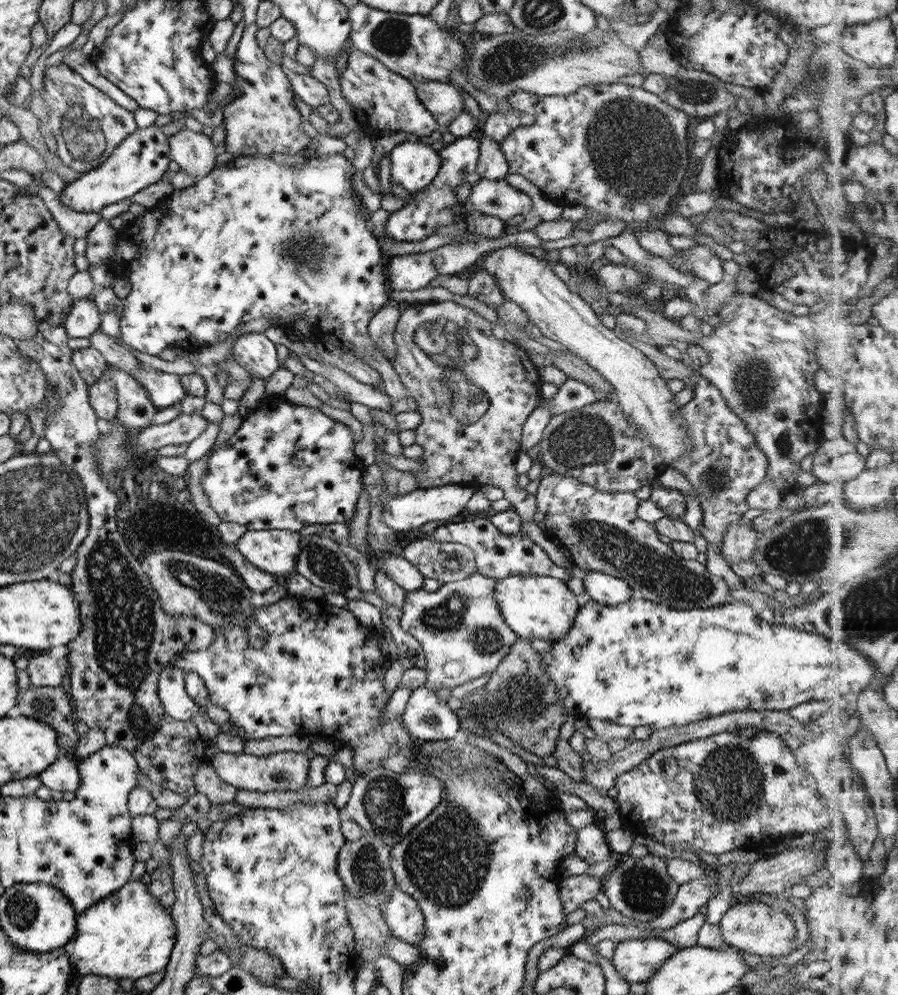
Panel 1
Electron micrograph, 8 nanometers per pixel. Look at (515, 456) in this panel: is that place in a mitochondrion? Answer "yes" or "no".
no

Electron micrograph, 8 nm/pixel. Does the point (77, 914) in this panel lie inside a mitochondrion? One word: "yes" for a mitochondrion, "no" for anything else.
no

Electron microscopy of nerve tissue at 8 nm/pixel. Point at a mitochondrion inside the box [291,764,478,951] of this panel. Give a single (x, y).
(385, 799)

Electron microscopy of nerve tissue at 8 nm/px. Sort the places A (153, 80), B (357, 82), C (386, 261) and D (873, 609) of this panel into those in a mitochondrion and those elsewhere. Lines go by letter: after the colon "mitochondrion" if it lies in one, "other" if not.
A: other
B: other
C: other
D: mitochondrion

